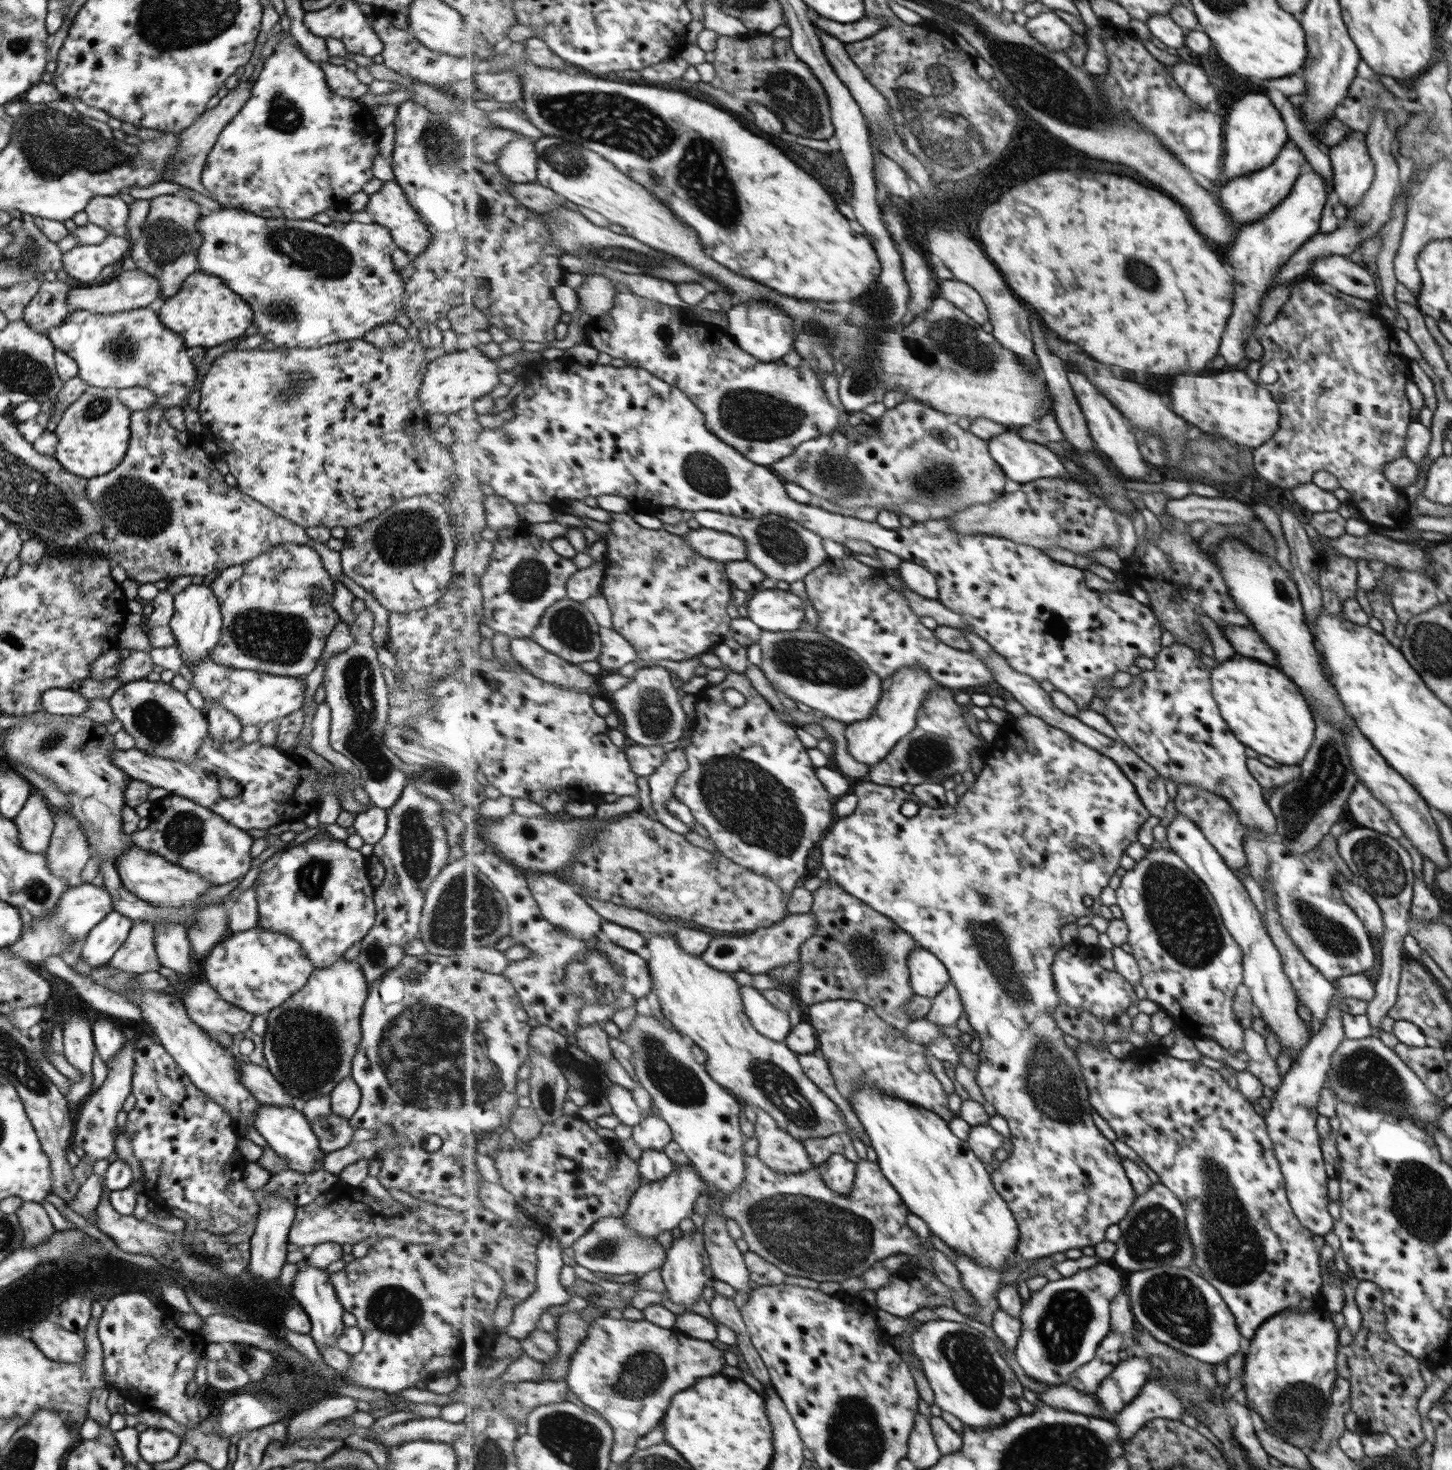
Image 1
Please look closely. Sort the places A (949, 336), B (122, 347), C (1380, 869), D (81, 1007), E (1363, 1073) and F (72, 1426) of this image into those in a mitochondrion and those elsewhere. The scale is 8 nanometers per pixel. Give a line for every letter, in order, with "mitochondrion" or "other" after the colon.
A: mitochondrion
B: mitochondrion
C: mitochondrion
D: other
E: mitochondrion
F: other

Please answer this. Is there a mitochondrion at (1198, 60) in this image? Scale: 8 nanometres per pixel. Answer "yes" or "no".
no

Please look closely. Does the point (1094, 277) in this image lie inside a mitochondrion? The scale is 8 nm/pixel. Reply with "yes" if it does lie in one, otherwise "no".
no

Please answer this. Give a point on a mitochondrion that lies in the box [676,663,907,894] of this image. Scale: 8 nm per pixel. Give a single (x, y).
(753, 805)

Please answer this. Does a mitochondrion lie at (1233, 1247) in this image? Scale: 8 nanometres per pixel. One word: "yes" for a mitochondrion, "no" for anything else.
yes

